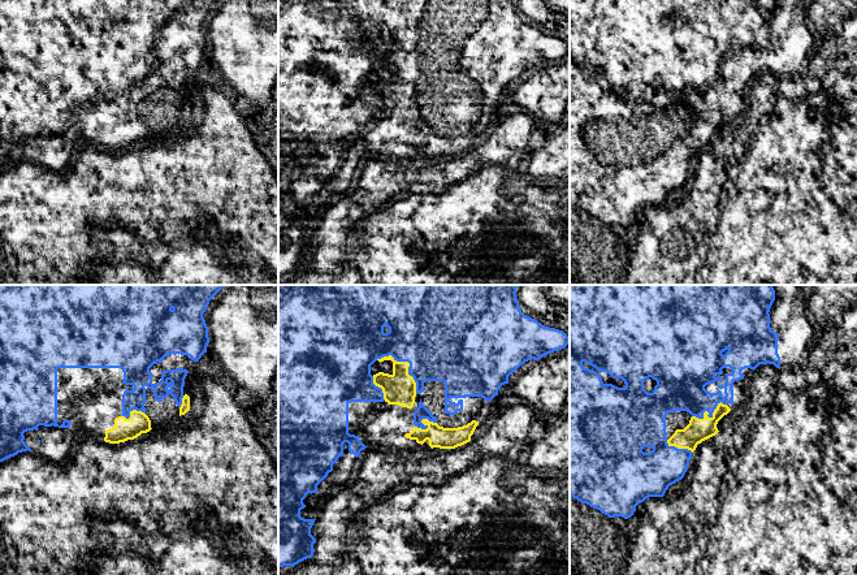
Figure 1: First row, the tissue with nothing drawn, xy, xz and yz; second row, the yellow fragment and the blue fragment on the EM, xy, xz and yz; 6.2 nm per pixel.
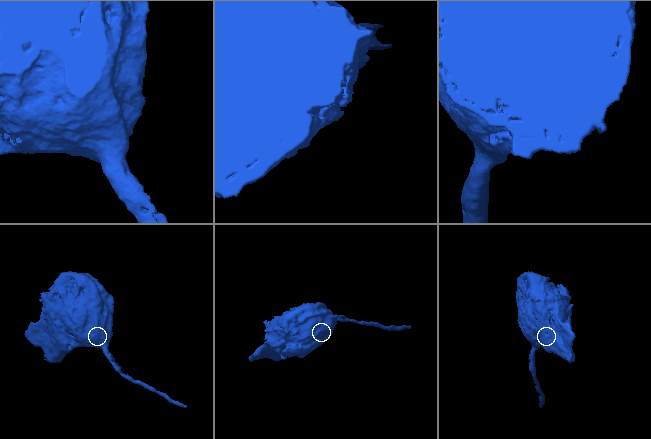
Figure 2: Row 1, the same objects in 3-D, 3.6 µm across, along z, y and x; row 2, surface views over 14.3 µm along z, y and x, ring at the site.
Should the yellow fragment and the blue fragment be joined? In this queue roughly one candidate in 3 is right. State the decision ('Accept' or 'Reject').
Accept

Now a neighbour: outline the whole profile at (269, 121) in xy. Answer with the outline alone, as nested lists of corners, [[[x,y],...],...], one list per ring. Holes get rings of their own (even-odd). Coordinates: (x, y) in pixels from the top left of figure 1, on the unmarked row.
[[[278,104],[263,117],[261,126],[264,126],[270,137],[268,156],[272,160],[278,177]]]

